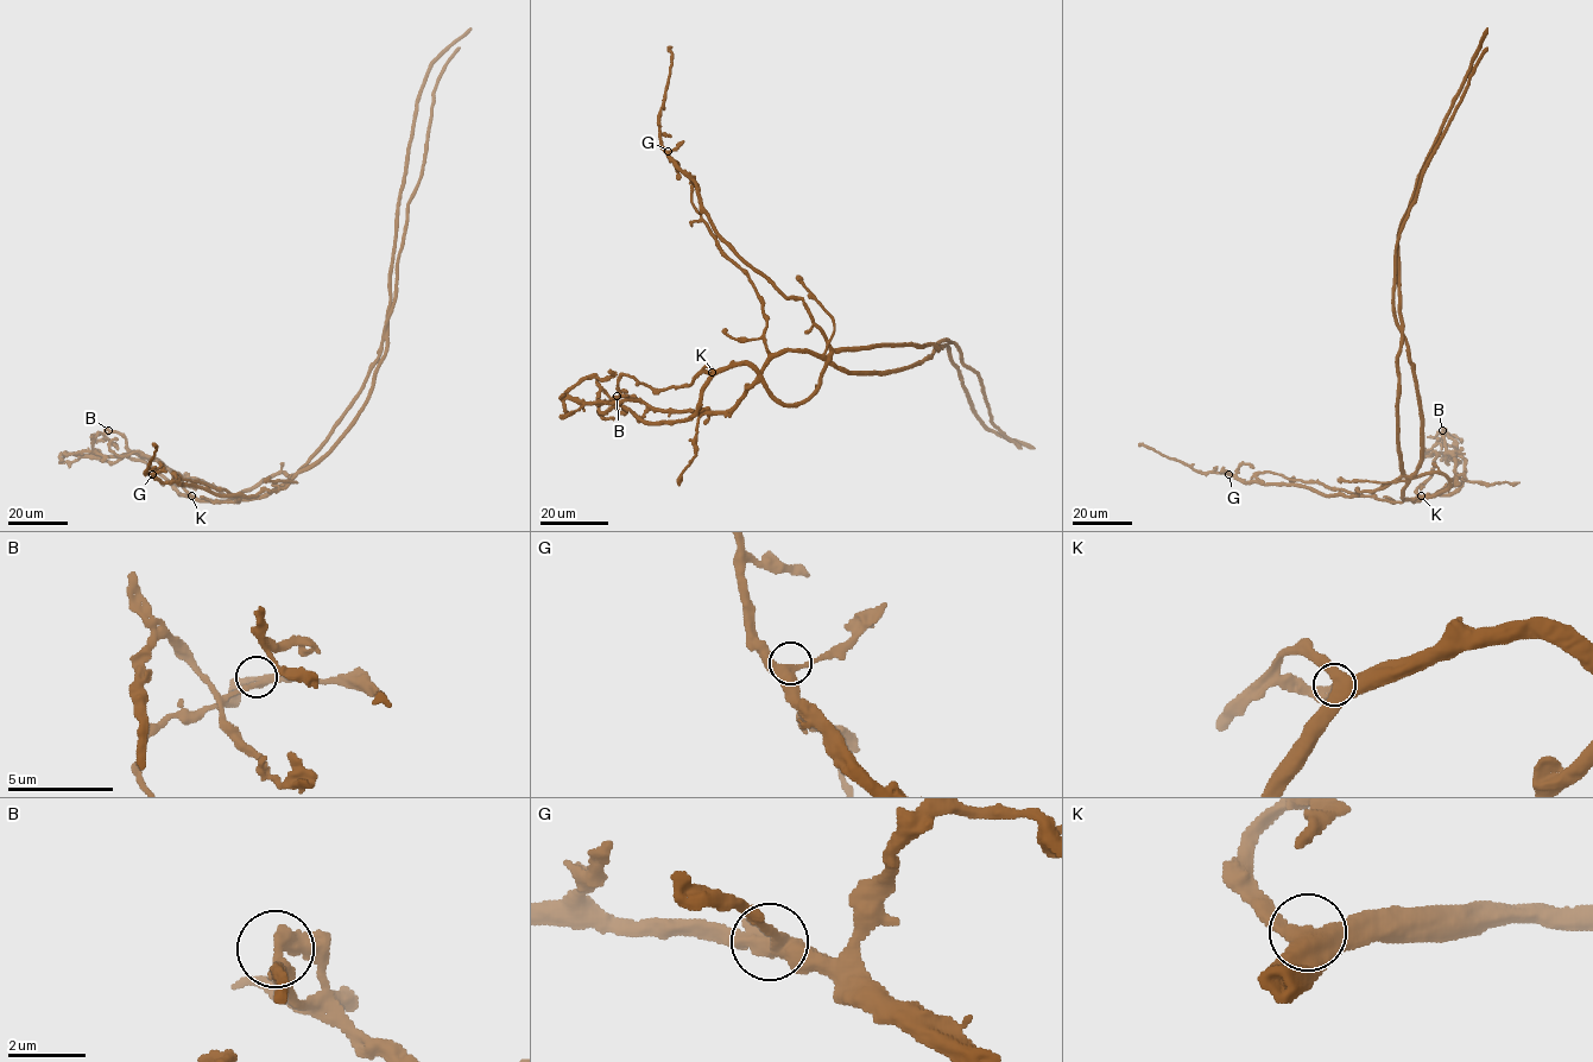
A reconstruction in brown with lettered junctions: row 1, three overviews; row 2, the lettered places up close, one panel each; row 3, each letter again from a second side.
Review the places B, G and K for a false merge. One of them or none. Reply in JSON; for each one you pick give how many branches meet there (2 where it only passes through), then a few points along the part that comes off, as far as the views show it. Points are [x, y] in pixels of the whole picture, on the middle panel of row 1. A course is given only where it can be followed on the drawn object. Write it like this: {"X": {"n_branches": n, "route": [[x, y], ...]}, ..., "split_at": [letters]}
{"B": {"n_branches": 3, "route": [[617, 396], [722, 412], [785, 351], [897, 371], [946, 340], [1022, 448]]}, "split_at": ["B"]}

